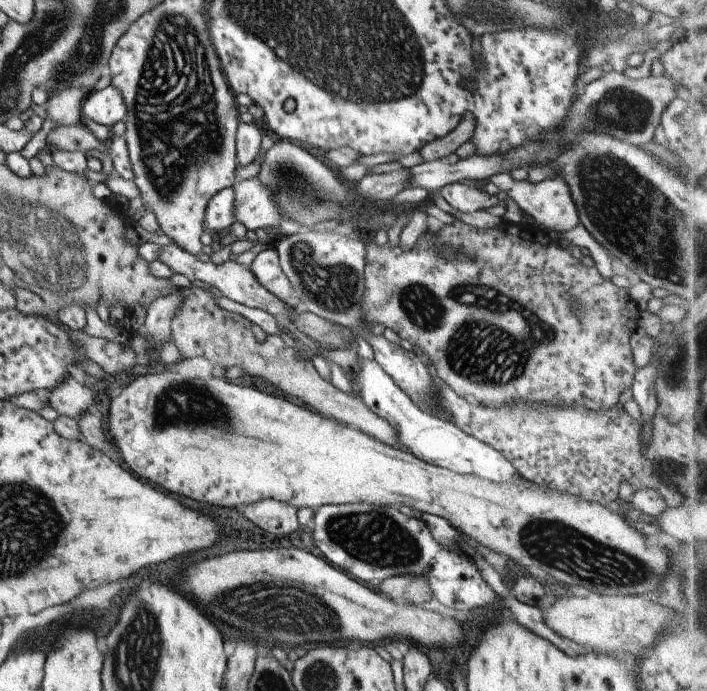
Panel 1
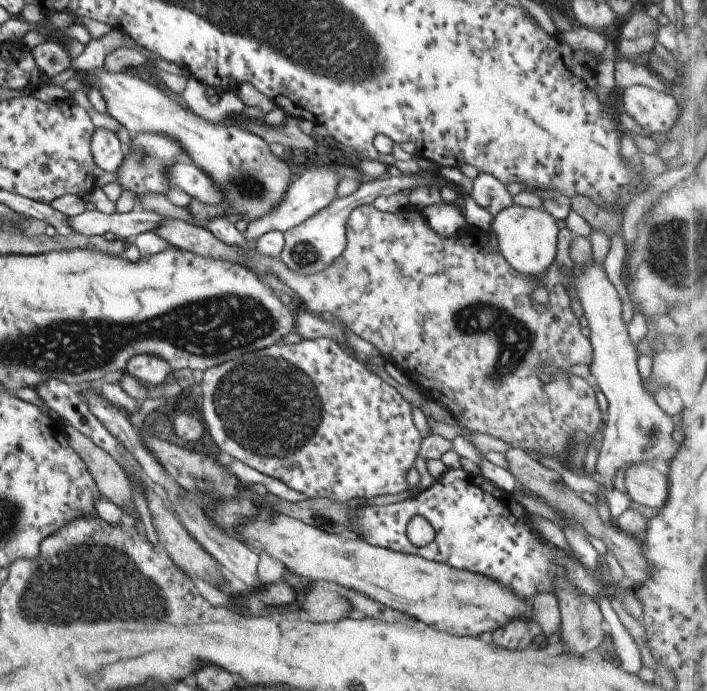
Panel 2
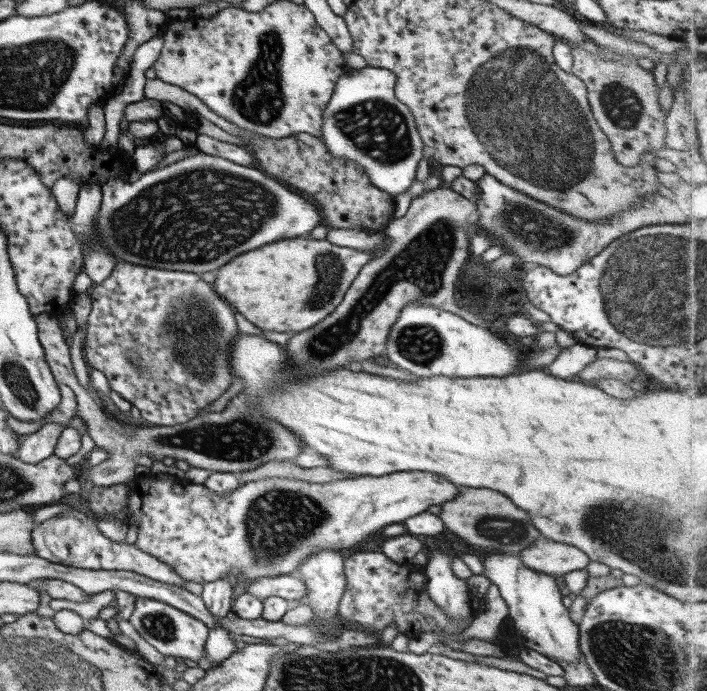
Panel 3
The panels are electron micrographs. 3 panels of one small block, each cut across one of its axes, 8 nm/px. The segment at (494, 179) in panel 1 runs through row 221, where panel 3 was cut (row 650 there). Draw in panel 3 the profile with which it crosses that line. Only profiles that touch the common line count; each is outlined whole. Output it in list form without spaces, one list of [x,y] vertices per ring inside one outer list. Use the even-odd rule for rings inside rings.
[[[514,553],[492,554],[483,563],[482,575],[498,586],[502,598],[508,605],[517,639],[523,647],[559,664],[583,662],[579,649],[579,625],[575,622],[575,616],[569,613],[567,600],[560,592],[554,576],[526,568],[520,556]]]

